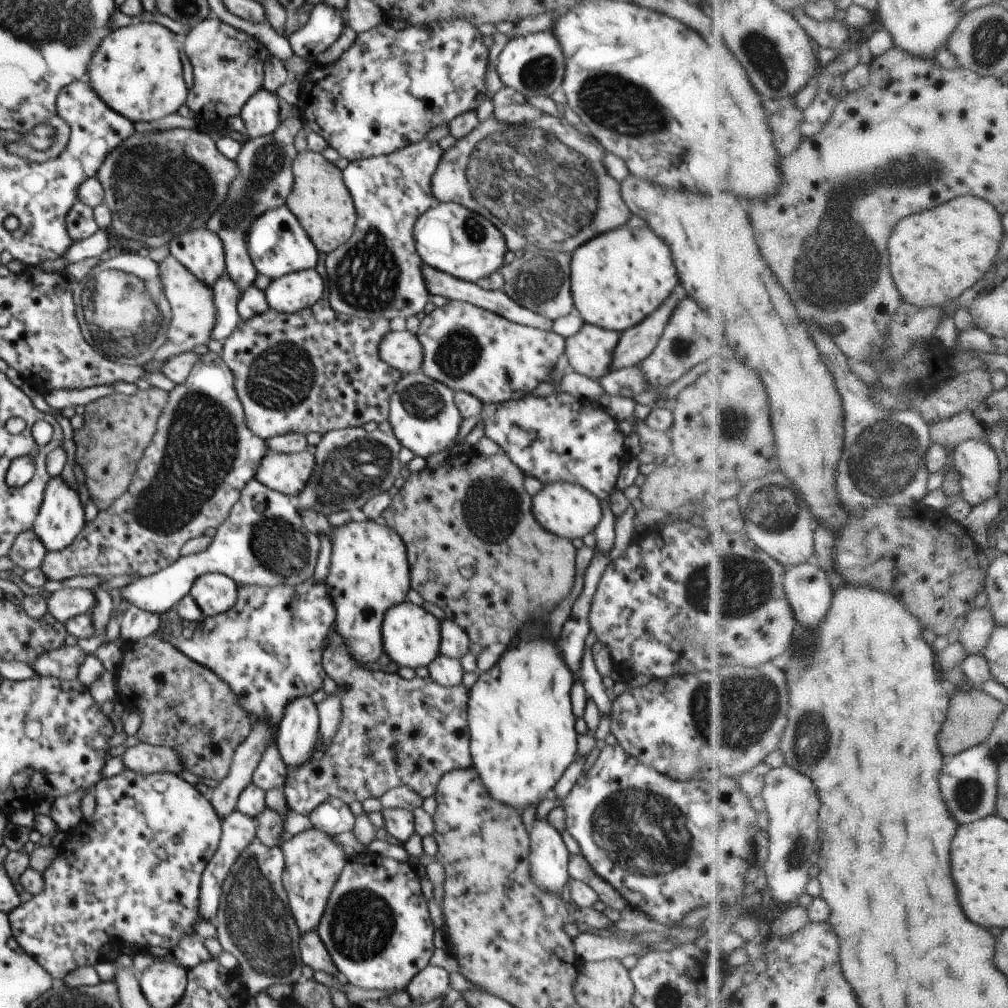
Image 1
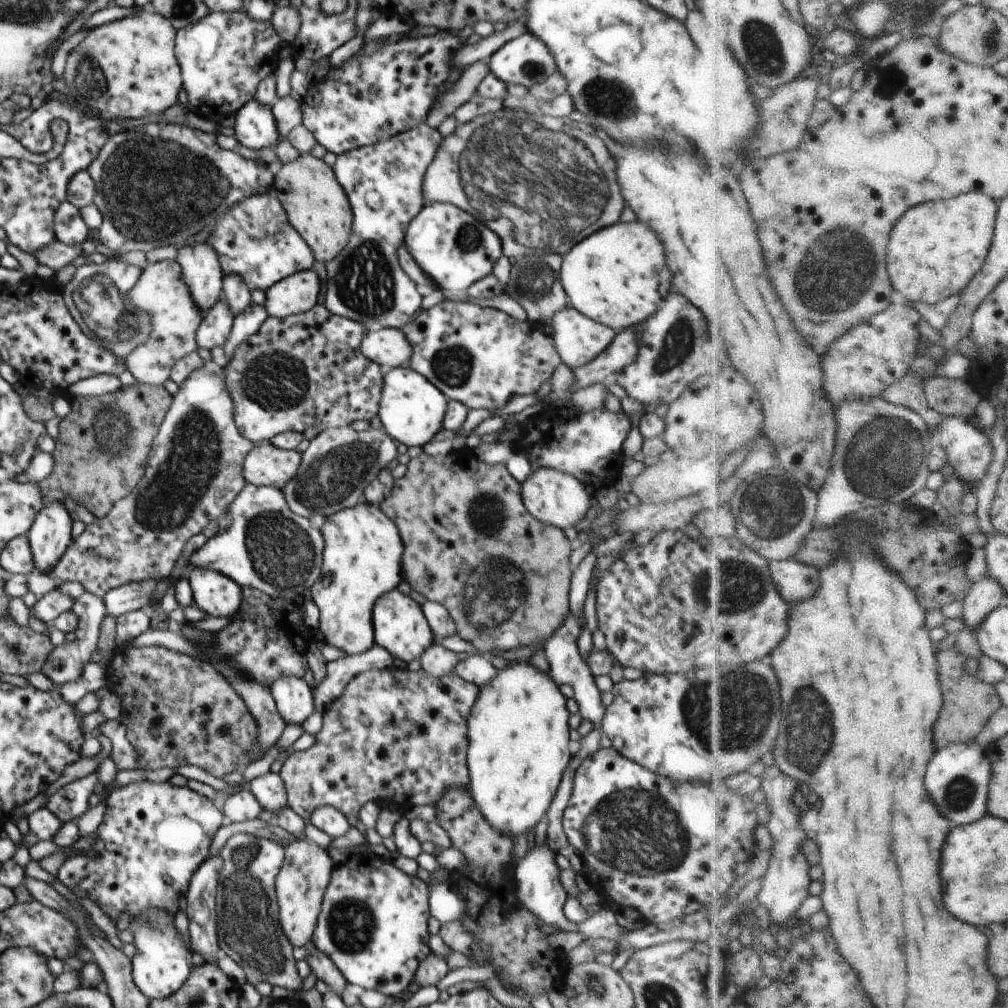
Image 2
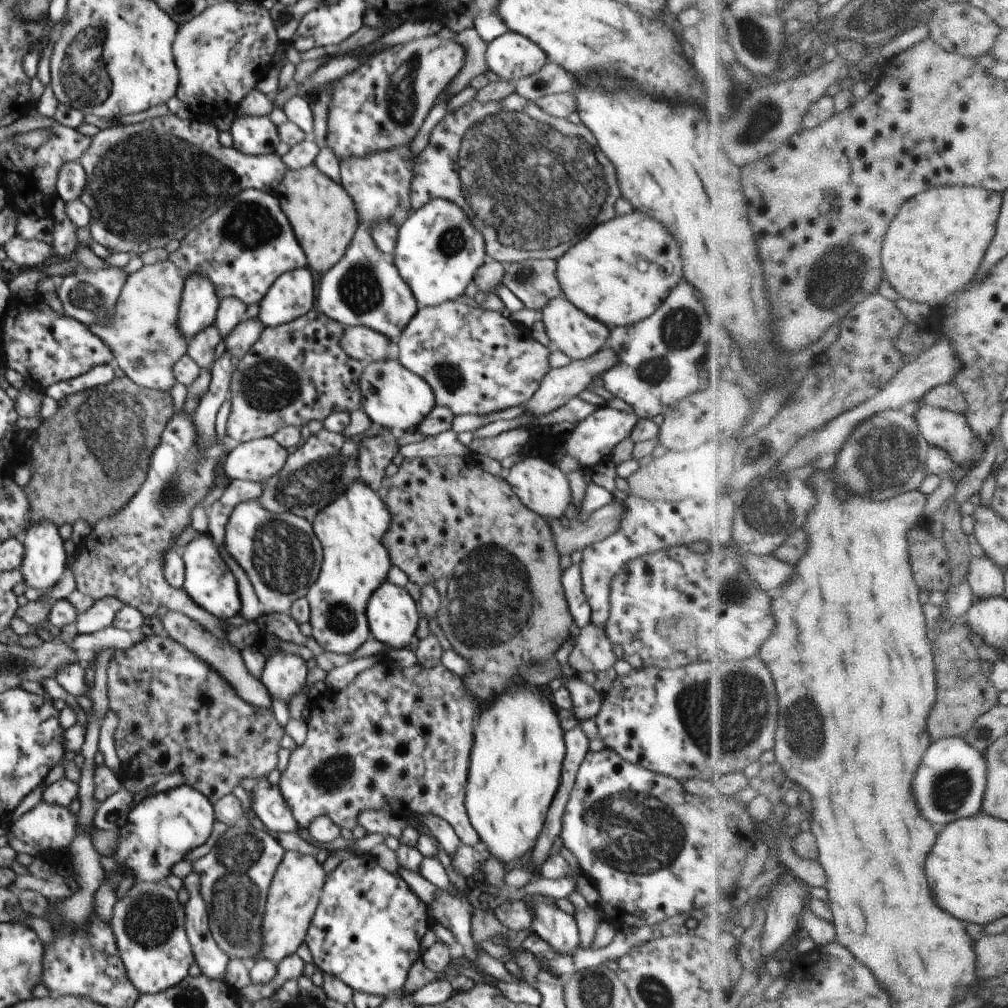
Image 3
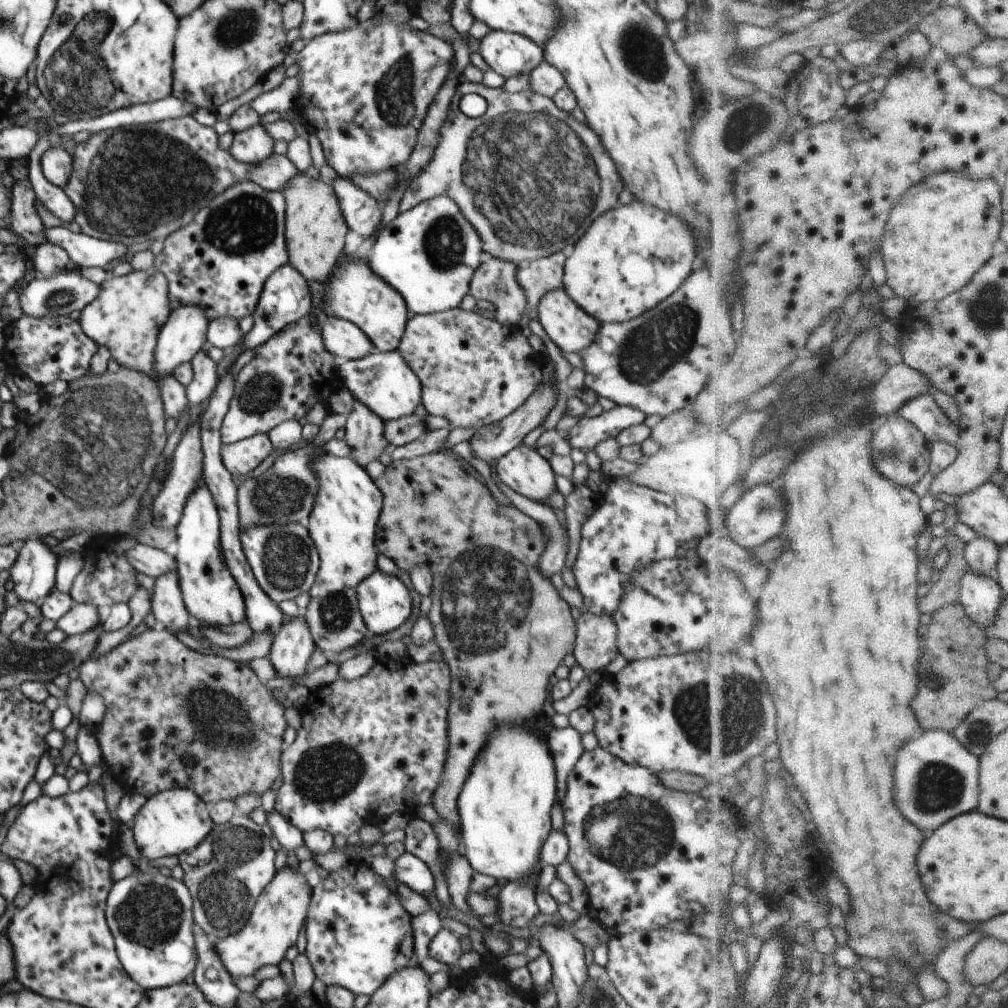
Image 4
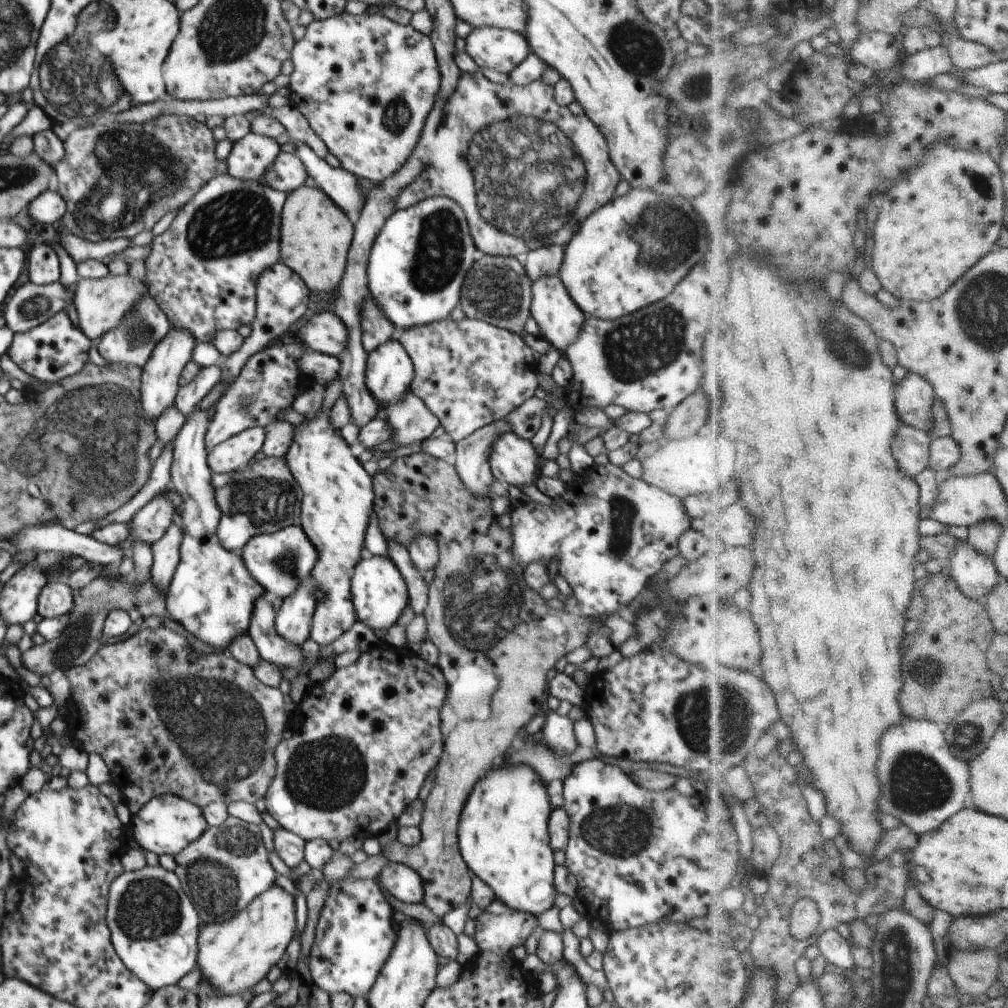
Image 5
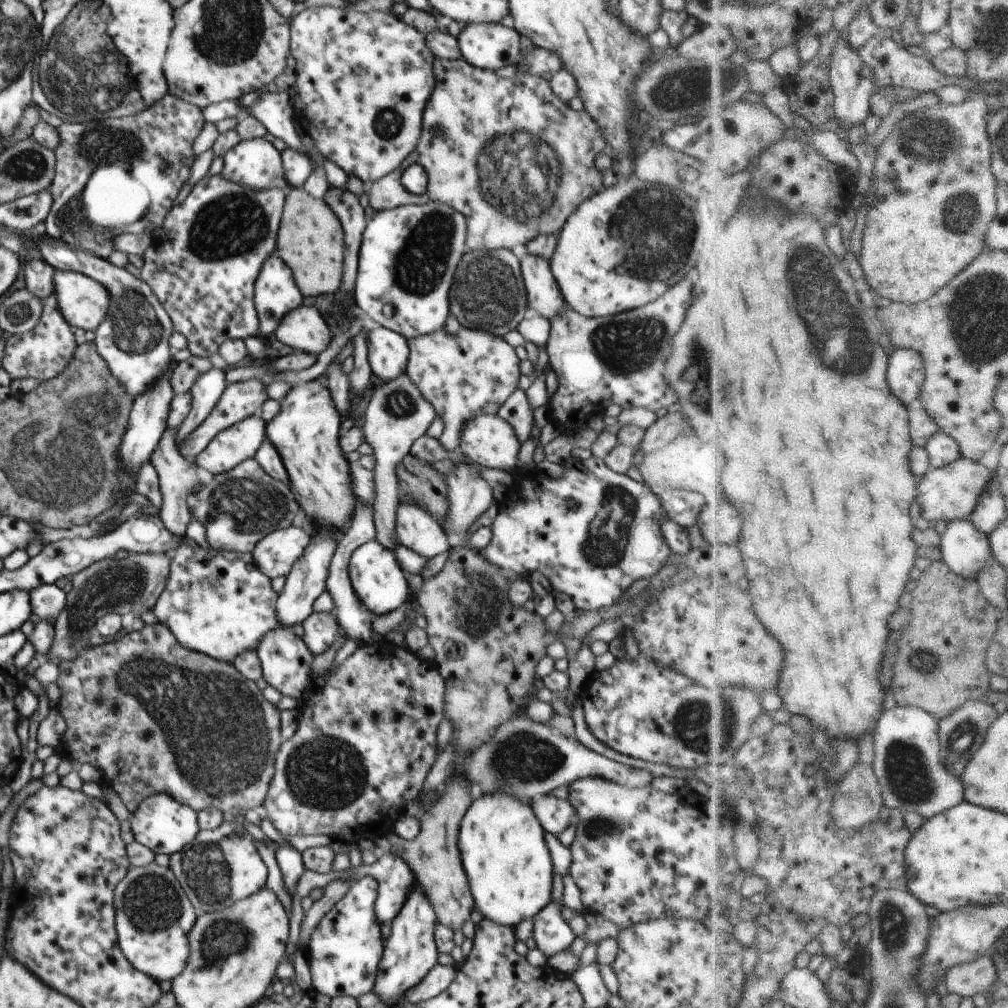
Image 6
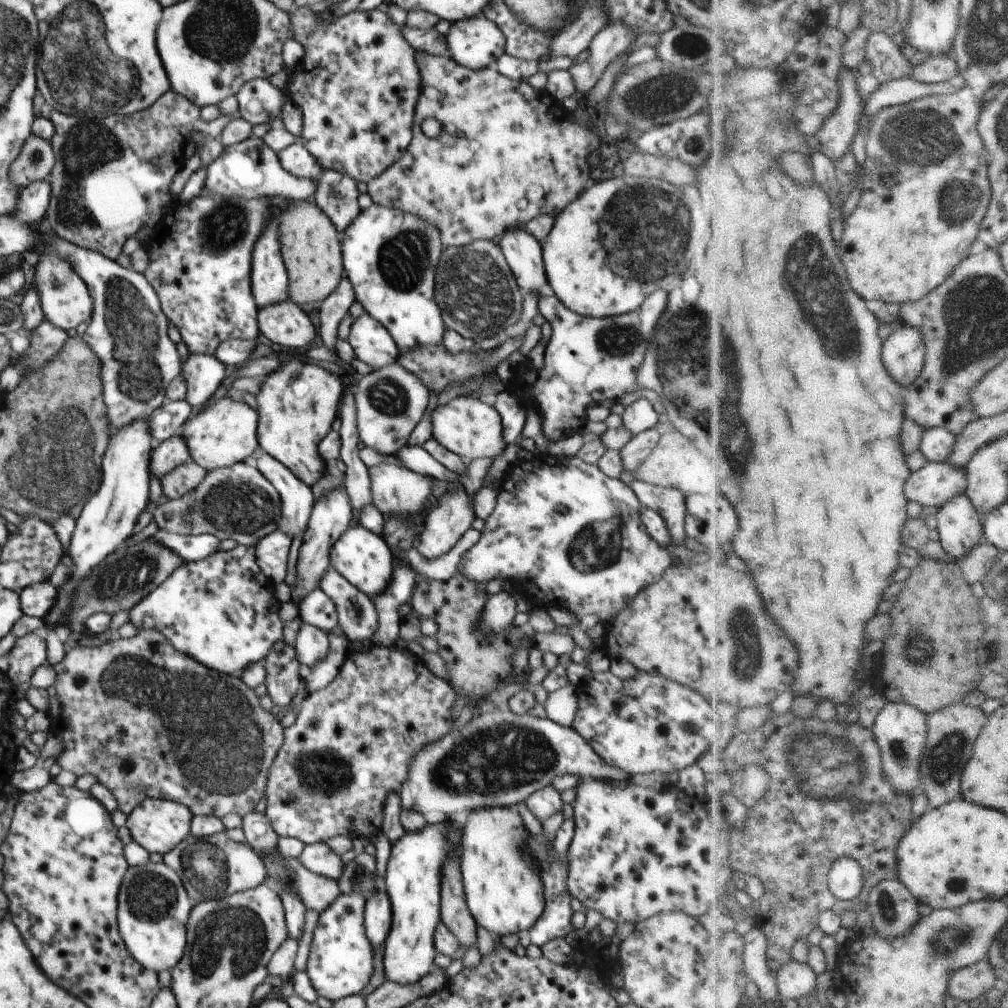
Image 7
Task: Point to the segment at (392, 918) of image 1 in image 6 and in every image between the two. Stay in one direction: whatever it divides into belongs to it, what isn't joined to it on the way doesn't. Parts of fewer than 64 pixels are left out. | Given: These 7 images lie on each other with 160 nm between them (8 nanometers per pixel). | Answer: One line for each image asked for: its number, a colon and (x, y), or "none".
2: (373, 925)
3: (366, 931)
4: (358, 933)
5: (355, 933)
6: (346, 946)

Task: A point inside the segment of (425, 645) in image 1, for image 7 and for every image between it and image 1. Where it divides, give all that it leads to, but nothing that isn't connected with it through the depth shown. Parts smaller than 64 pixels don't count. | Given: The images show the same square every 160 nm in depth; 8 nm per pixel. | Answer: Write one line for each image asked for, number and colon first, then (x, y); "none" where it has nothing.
2: (400, 626)
3: (391, 612)
4: (384, 601)
5: (380, 593)
6: (377, 578)
7: (363, 558)

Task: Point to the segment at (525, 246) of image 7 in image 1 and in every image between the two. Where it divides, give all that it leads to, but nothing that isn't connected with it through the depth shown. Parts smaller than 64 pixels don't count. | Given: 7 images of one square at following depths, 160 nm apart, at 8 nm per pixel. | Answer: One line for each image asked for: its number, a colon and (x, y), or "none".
1: (590, 352)
2: (578, 339)
3: (574, 333)
4: (572, 329)
5: (560, 320)
6: (544, 296)

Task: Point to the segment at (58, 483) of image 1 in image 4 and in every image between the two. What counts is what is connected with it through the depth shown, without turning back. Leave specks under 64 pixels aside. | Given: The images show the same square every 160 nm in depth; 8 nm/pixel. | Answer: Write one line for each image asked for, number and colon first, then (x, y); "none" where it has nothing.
2: (51, 533)
3: (45, 558)
4: (33, 573)

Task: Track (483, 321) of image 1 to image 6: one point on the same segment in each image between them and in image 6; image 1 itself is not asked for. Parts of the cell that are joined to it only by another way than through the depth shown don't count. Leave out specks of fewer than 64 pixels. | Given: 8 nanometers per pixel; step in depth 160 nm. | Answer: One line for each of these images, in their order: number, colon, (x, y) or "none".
2: (480, 356)
3: (477, 361)
4: (474, 371)
5: (469, 373)
6: (470, 373)

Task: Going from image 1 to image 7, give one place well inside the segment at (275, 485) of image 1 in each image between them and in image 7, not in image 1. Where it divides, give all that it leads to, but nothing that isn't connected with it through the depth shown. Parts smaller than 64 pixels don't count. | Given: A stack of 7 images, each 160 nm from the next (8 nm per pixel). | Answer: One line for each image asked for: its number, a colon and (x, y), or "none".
2: (268, 465)
3: (257, 460)
4: (247, 456)
5: (233, 454)
6: (232, 446)
7: (225, 433)

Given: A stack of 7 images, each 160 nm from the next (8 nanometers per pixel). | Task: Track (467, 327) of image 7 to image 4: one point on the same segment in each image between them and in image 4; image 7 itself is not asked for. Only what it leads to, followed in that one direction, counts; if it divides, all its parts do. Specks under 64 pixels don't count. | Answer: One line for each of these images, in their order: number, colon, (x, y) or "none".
4: (493, 283)
5: (496, 289)
6: (488, 292)

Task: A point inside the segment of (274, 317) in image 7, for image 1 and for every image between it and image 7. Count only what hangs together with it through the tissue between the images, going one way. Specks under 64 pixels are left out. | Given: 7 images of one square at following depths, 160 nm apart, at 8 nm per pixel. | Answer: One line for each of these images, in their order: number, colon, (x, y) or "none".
1: (402, 350)
2: (390, 348)
3: (362, 343)
4: (344, 339)
5: (325, 332)
6: (304, 329)

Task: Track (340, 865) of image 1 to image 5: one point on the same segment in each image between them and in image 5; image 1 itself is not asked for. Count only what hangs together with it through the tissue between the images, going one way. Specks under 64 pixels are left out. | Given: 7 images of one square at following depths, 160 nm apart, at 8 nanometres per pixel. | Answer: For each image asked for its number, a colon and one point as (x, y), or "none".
2: (307, 869)
3: (295, 891)
4: (280, 911)
5: (233, 956)

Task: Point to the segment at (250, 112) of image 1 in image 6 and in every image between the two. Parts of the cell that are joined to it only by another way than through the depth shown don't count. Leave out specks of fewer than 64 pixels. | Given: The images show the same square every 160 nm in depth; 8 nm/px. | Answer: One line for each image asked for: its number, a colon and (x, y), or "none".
2: (255, 128)
3: (253, 135)
4: (254, 144)
5: (250, 156)
6: (256, 163)

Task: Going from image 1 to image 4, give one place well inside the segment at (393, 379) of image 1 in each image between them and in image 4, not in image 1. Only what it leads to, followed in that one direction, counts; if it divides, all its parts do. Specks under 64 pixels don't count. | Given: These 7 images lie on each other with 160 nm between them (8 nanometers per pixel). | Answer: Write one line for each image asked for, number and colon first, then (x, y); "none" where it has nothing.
2: (303, 370)
3: (296, 372)
4: (291, 371)

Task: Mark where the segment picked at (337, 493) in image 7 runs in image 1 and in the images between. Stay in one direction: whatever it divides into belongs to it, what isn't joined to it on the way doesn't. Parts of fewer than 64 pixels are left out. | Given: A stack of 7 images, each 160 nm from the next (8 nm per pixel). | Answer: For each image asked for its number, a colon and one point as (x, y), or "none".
1: (298, 731)
2: (294, 698)
3: (284, 675)
4: (291, 649)
5: (293, 621)
6: (307, 580)

